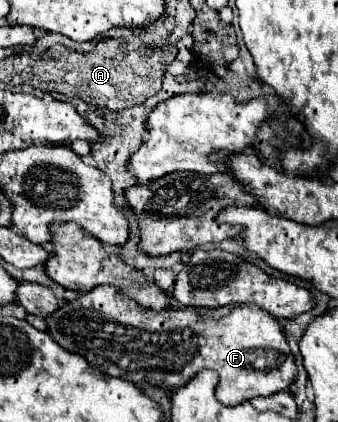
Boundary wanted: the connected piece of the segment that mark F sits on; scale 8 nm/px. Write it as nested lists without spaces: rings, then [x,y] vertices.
[[[99,285],[93,291],[79,295],[75,301],[59,307],[47,317],[49,335],[63,349],[85,357],[93,367],[109,377],[119,377],[135,385],[157,385],[163,389],[177,389],[187,385],[201,369],[215,369],[221,377],[217,387],[217,399],[225,405],[239,405],[259,395],[275,395],[287,391],[297,379],[297,367],[293,367],[293,353],[289,349],[283,327],[273,315],[257,305],[237,305],[219,309],[169,309],[169,311],[145,311],[133,299],[111,285]]]

